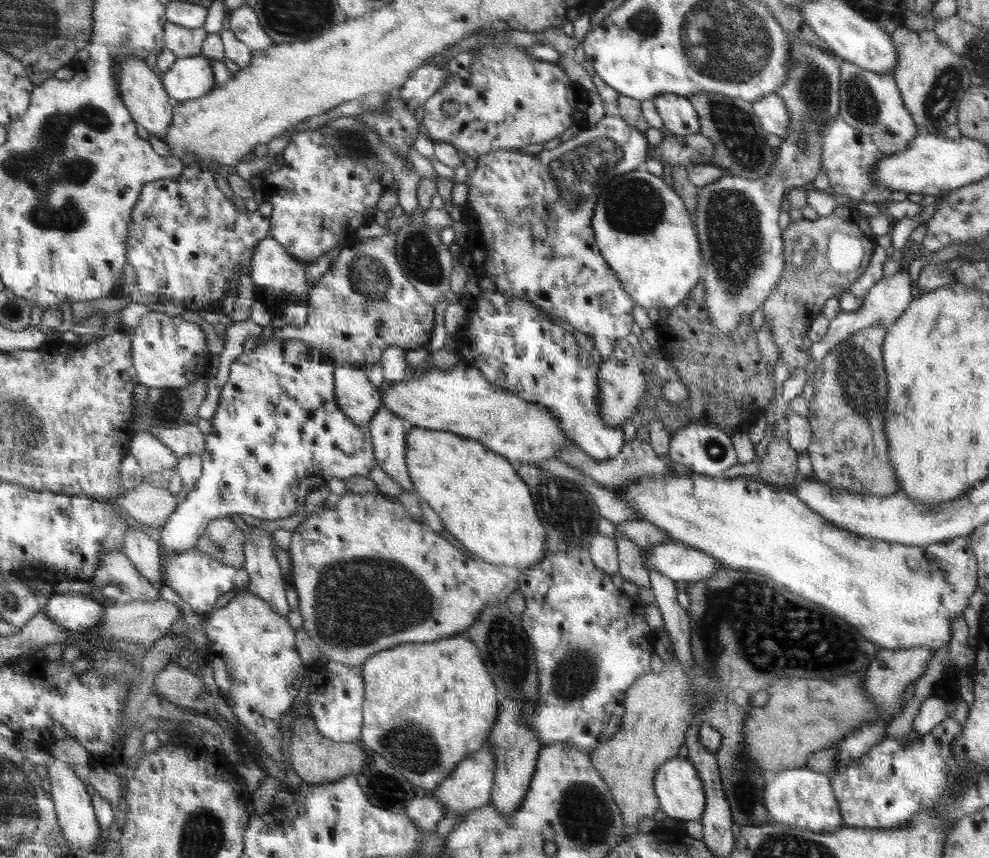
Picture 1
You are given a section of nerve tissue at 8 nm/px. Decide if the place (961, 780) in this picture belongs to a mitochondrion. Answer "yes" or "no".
no

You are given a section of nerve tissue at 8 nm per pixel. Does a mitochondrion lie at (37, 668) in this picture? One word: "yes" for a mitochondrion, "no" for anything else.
no

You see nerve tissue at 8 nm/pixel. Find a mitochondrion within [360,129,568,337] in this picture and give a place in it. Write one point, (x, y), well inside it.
(418, 252)

